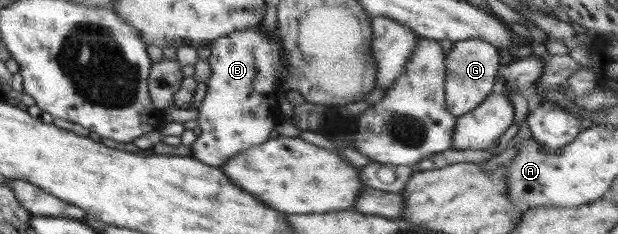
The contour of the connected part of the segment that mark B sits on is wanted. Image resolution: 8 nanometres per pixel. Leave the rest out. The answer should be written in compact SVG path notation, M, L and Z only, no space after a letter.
M260 23L254 28L230 32L227 36L212 41L208 65L211 71L210 79L206 81L206 96L197 113L197 121L202 133L191 144L189 156L206 165L221 167L225 161L237 153L268 141L270 133L279 122L275 89L277 89L276 82L283 79L282 73L285 72L285 67L283 66L283 47L277 29L272 36L266 35Z

